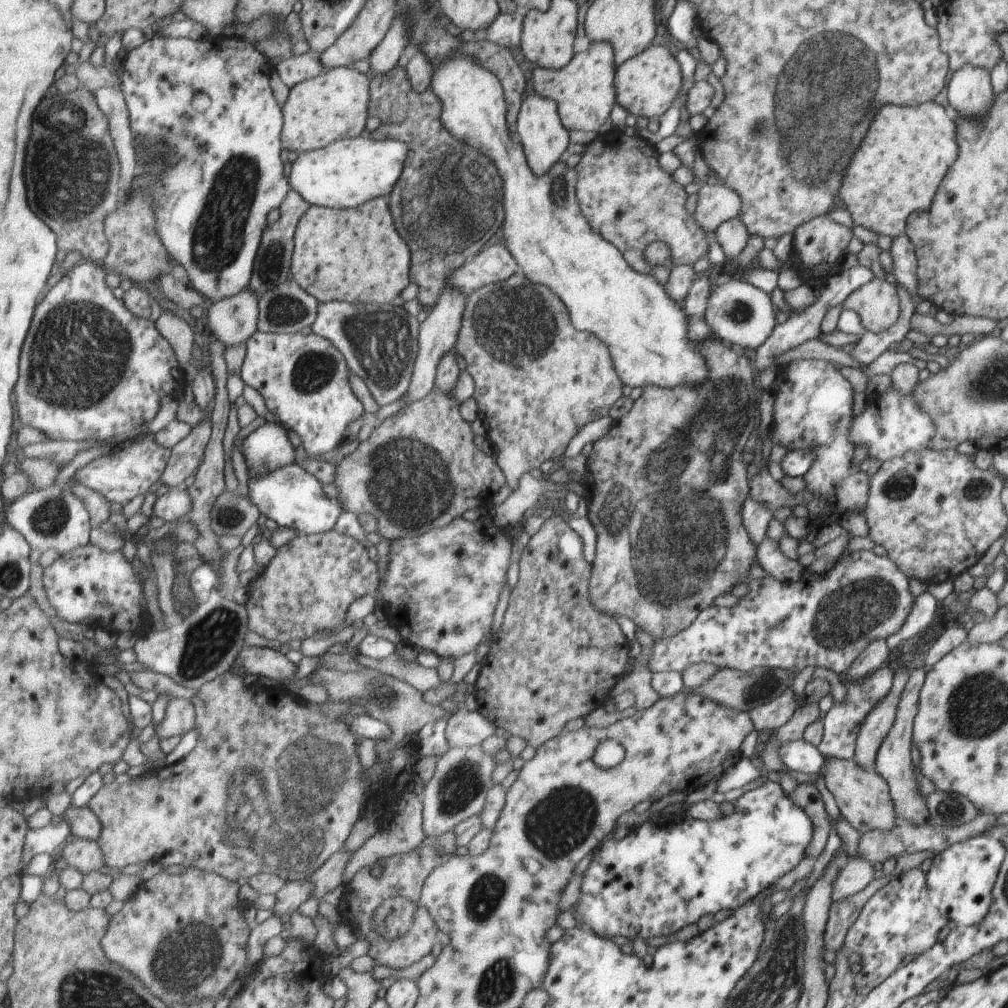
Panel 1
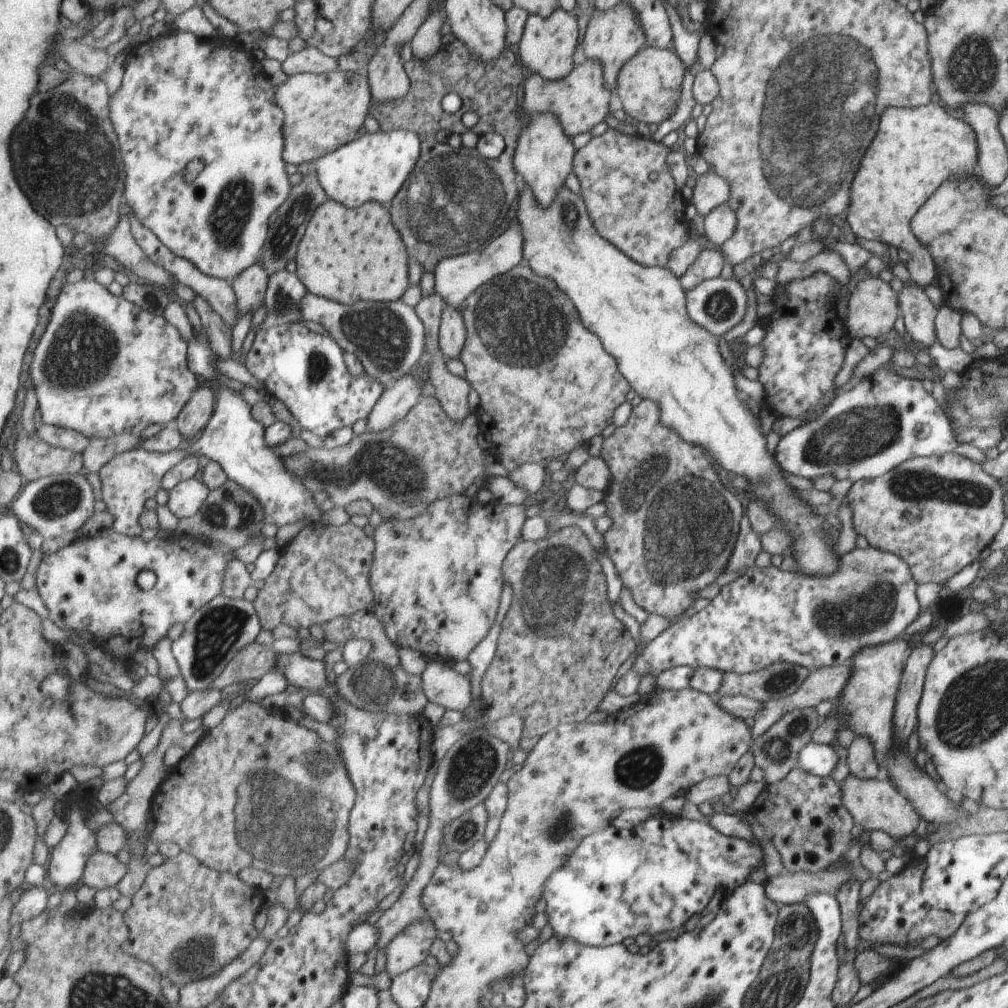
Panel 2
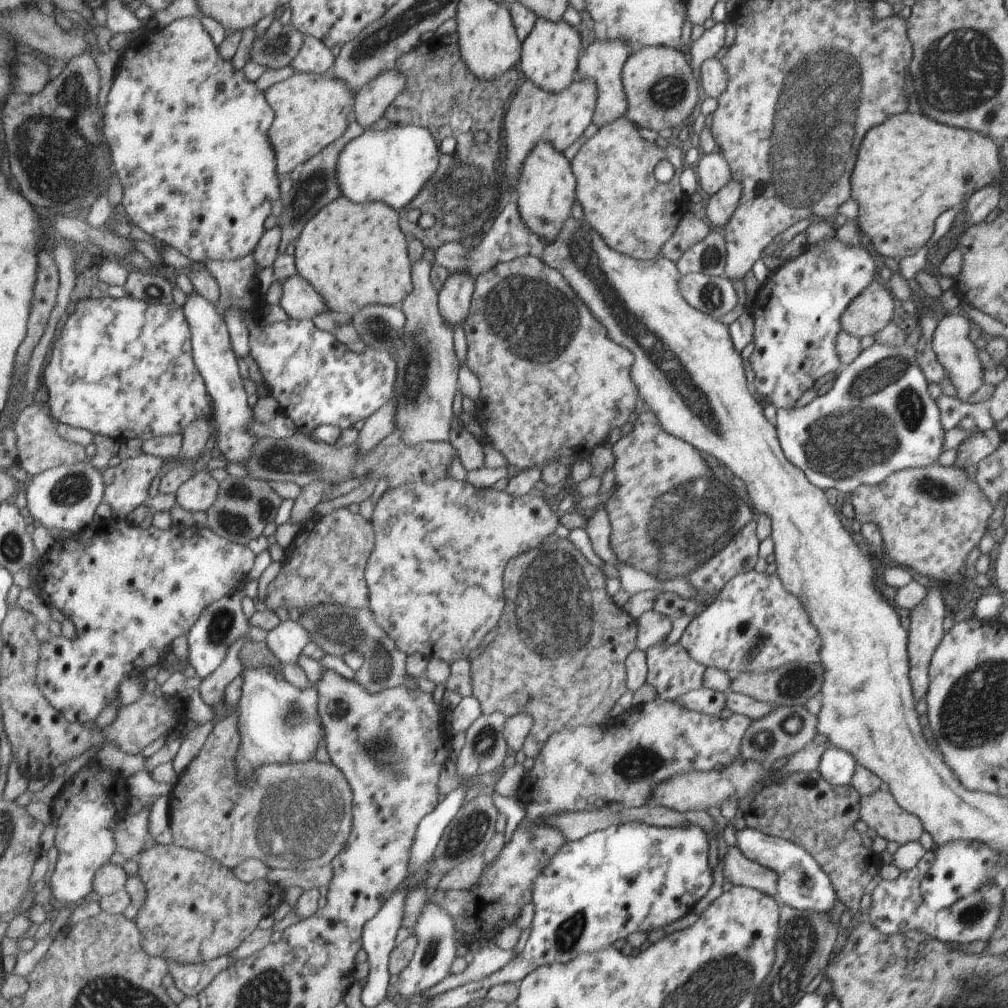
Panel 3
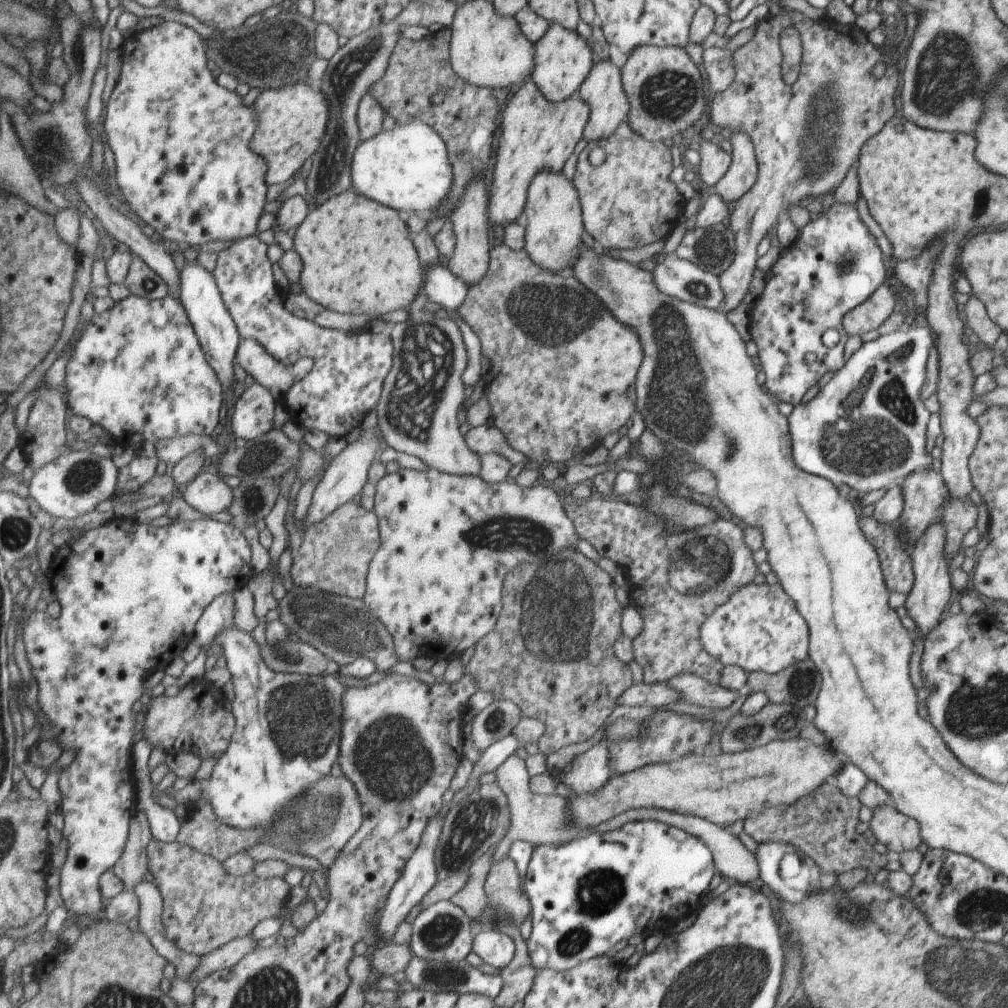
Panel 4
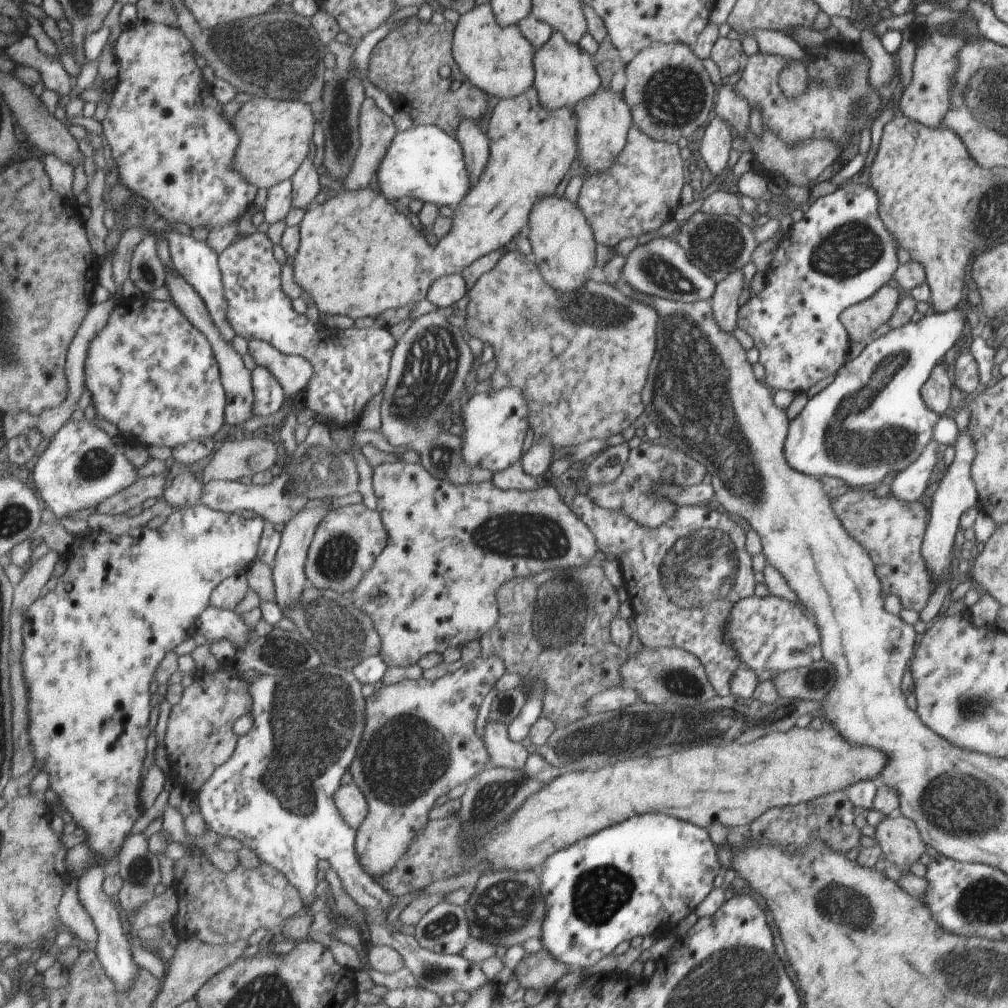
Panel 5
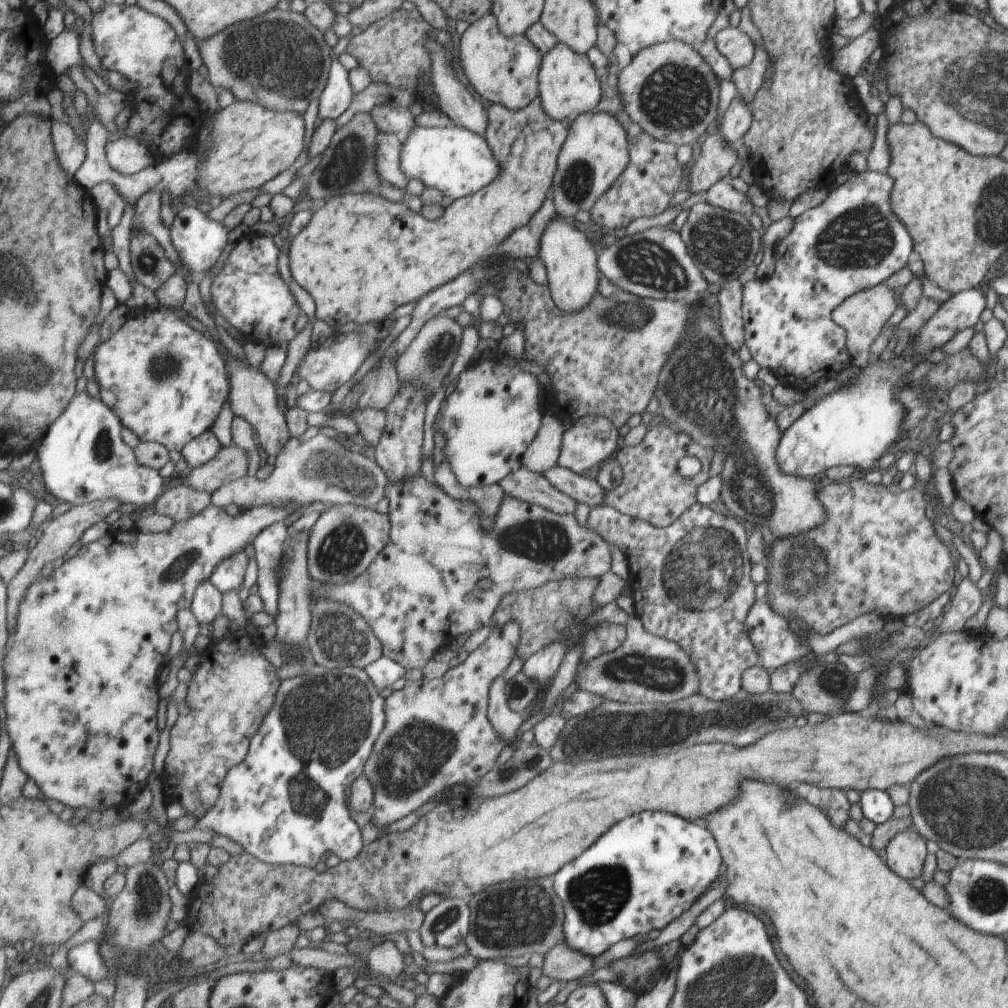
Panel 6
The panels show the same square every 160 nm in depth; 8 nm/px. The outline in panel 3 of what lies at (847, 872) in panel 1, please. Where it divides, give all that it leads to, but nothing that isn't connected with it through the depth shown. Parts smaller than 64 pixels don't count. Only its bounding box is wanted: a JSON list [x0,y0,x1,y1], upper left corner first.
[720,846,778,897]

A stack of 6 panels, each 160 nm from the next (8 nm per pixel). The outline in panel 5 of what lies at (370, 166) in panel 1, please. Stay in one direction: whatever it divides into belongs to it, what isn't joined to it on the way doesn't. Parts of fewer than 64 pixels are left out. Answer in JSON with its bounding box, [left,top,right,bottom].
[376,125,472,209]

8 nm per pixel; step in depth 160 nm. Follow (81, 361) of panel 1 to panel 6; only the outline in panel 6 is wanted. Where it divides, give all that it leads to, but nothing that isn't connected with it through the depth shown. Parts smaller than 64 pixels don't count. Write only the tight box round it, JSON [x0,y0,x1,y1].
[94,310,230,452]

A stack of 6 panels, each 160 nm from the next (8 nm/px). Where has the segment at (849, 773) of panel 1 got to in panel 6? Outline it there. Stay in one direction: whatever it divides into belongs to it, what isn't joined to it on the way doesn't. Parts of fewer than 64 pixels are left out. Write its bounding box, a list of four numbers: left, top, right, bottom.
[885,828,925,880]

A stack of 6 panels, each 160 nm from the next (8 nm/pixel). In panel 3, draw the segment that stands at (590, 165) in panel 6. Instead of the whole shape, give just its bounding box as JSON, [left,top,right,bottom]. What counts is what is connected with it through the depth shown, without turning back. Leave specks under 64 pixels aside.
[577,39,628,128]

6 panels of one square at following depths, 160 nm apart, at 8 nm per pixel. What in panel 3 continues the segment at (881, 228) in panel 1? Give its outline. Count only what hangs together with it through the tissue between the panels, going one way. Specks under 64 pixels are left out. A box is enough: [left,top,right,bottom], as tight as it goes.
[850,112,1001,258]

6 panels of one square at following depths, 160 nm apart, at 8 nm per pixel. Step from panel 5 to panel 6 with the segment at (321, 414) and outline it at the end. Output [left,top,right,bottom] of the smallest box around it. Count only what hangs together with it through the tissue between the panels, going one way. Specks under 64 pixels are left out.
[211,232,301,343]

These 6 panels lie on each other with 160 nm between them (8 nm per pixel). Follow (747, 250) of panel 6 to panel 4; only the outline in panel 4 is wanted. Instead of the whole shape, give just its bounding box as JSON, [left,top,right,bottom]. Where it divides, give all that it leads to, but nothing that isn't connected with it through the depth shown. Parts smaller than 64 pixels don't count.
[675,223,734,276]

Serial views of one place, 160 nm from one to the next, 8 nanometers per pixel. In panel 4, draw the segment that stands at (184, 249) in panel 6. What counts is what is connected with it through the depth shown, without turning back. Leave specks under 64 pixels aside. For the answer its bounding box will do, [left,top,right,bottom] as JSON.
[179,262,242,396]

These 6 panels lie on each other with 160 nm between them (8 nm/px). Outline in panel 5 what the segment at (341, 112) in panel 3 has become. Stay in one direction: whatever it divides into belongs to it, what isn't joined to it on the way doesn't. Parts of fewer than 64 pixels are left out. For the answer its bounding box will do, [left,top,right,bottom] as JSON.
[234,95,317,189]

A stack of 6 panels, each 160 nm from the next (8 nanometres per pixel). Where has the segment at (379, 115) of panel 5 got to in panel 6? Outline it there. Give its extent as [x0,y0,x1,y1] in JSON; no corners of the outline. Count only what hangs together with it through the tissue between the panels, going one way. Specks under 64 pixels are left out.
[377,133,407,189]

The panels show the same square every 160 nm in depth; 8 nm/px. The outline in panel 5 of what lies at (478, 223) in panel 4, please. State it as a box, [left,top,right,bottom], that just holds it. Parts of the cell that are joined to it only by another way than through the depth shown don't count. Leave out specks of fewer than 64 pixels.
[456,119,490,190]

